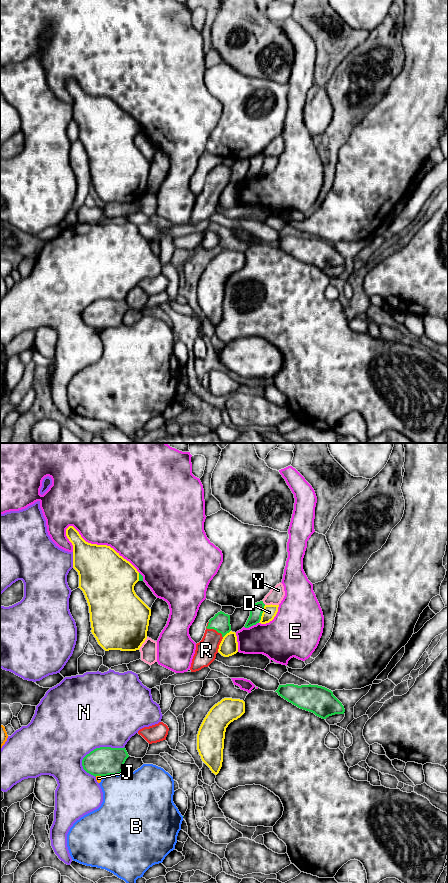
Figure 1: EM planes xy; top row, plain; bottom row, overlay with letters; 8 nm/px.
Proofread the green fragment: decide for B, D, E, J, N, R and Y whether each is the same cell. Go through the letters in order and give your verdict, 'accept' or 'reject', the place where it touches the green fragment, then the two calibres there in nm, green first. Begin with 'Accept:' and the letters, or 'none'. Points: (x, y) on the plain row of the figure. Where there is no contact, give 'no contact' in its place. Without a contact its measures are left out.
Accept: R
B: reject; contact xy (113, 326); calibres 240 and 440 nm
D: reject; contact xy (261, 166); calibres 110 and 110 nm
E: reject; contact xy (251, 177); calibres 110 and 320 nm
J: reject; contact xy (99, 327); calibres 240 and 50 nm
N: reject; contact xy (98, 300); calibres 240 and 480 nm
R: accept; contact xy (213, 180); calibres 150 and 170 nm
Y: reject; contact xy (262, 154); calibres 110 and 120 nm

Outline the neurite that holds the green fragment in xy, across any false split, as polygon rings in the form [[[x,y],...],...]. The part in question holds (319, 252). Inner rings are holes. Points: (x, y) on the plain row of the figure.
[[[286,236],[279,237],[275,244],[298,260],[312,264],[322,271],[345,264],[344,258],[333,244],[322,238]]]

